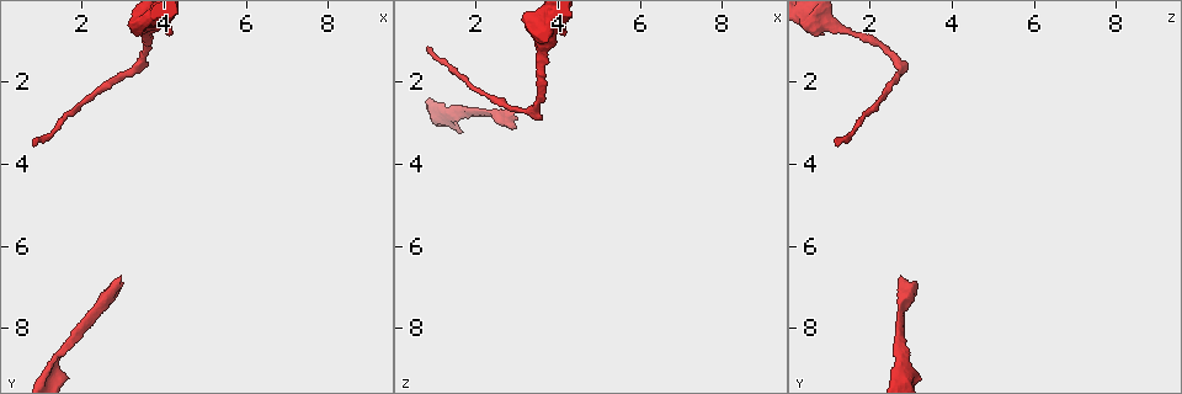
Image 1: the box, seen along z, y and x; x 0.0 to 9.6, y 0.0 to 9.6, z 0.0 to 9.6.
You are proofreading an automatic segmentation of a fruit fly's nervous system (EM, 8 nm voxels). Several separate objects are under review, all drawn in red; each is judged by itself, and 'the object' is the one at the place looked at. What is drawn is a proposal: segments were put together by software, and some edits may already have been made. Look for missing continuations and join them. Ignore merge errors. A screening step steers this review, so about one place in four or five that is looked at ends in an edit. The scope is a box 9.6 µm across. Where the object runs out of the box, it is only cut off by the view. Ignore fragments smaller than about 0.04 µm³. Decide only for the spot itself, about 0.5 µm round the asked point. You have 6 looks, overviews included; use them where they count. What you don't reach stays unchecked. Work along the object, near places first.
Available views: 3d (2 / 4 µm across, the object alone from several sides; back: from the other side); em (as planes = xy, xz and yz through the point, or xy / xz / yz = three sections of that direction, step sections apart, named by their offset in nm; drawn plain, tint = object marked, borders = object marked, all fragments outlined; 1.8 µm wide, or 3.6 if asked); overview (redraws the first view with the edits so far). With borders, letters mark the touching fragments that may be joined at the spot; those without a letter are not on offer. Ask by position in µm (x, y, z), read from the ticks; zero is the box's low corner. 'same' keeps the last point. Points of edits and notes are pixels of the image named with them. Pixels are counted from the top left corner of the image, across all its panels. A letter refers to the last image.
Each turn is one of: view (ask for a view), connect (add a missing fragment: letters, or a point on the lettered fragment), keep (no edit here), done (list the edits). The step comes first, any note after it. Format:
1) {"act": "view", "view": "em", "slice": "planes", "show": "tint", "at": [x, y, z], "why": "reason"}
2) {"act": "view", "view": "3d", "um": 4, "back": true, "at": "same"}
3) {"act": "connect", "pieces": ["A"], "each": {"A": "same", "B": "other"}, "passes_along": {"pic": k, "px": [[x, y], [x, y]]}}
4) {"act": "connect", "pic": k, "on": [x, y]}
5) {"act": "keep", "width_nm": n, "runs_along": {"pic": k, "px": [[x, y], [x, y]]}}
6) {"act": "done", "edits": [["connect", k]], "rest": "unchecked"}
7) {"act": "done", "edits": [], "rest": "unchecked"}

{"act": "view", "view": "3d", "um": 4, "at": [0.75, 3.60, 1.25], "why": "long arm stops here"}

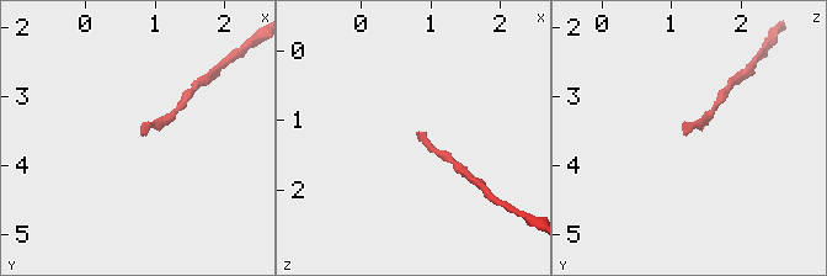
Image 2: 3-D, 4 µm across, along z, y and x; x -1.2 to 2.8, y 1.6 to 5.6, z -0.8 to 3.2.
{"act": "view", "view": "em", "slice": "planes", "show": "borders", "at": [0.80, 3.50, 1.15], "why": "now the EM"}

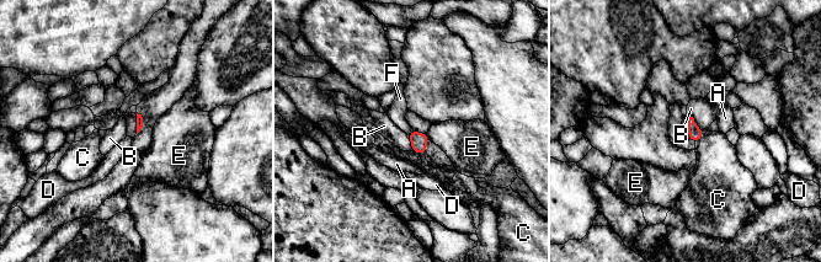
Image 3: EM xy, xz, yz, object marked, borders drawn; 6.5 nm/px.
{"act": "connect", "pieces": ["F"], "each": {"A": "other", "B": "other", "C": "other", "D": "other", "E": "other", "F": "same"}, "passes_along": {"pic": 3, "px": [[139, 119], [137, 124], [131, 118]]}, "found": "the cell continues"}

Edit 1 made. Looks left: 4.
{"act": "view", "view": "3d", "um": 2, "back": true, "at": [4.15, 0.80, 0.90]}

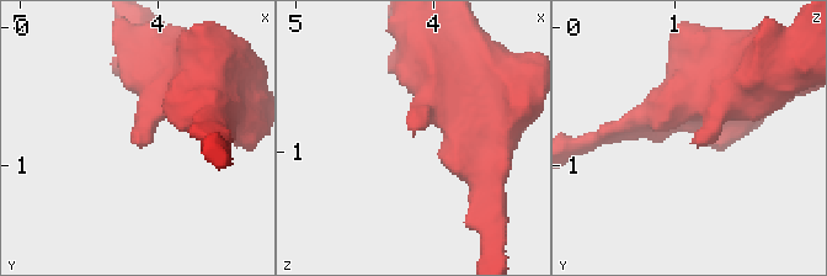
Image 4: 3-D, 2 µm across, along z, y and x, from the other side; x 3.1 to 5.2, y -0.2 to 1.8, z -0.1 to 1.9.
{"act": "view", "view": "em", "slice": "planes", "show": "plain", "at": [4.14, 0.84, 0.88]}

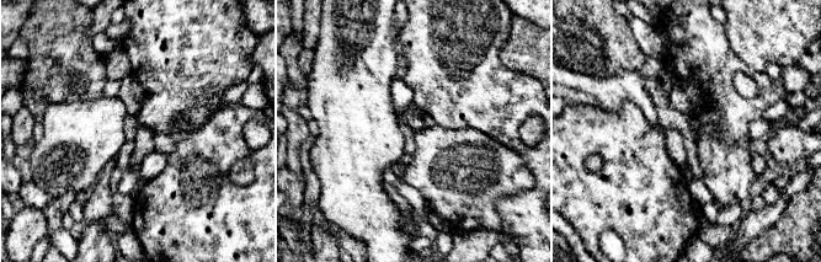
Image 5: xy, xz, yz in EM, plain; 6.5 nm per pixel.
{"act": "view", "view": "em", "slice": "planes", "show": "borders", "at": "same", "why": "see the neighbours"}

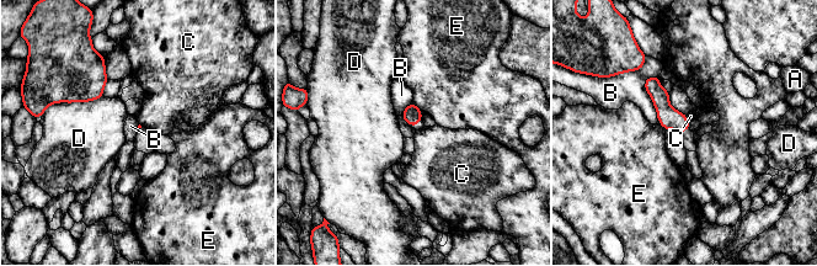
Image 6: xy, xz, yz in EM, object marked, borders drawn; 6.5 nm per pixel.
{"act": "keep", "each": {"A": "other", "B": "other", "C": "other", "D": "other", "E": "other"}, "border": {"pic": 6, "px": [[655, 75], [645, 90], [658, 121]]}, "found": "no lettered fragment goes on from it"}

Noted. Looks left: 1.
{"act": "done", "edits": [["connect", 3]], "rest": "unchecked"}

